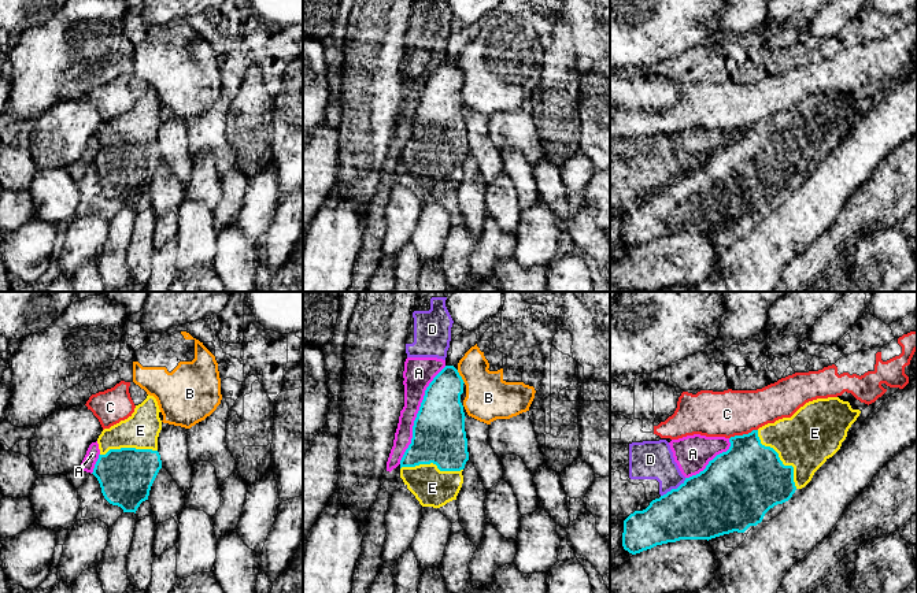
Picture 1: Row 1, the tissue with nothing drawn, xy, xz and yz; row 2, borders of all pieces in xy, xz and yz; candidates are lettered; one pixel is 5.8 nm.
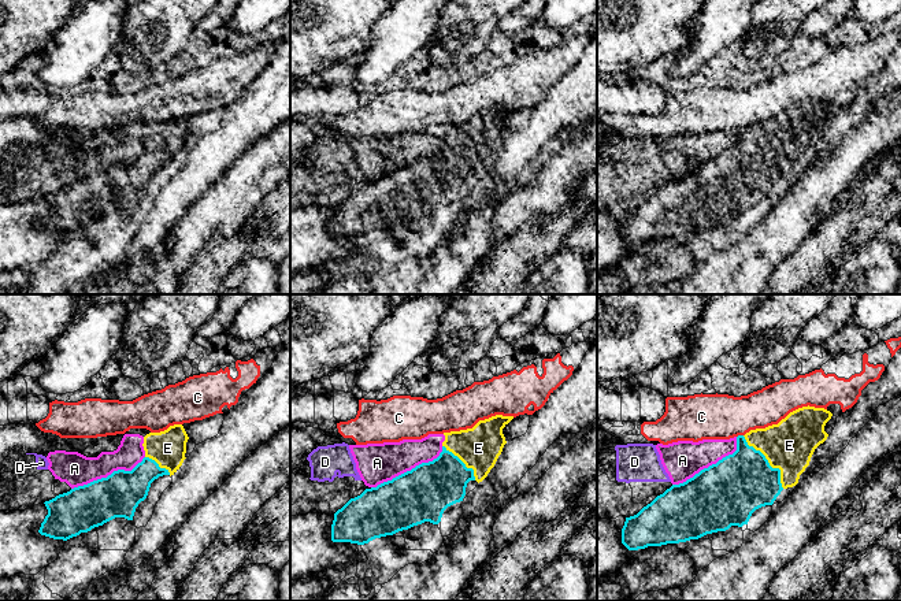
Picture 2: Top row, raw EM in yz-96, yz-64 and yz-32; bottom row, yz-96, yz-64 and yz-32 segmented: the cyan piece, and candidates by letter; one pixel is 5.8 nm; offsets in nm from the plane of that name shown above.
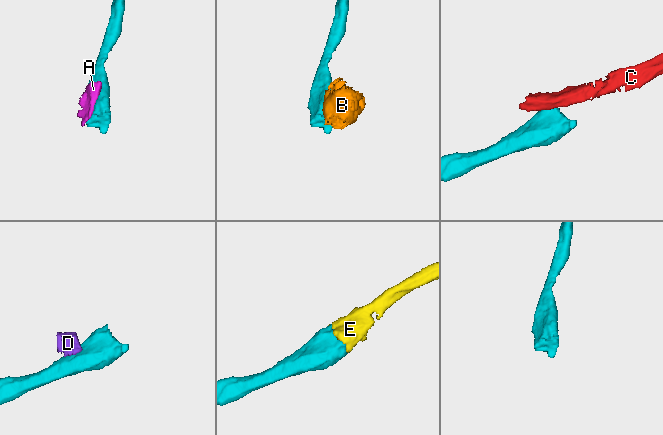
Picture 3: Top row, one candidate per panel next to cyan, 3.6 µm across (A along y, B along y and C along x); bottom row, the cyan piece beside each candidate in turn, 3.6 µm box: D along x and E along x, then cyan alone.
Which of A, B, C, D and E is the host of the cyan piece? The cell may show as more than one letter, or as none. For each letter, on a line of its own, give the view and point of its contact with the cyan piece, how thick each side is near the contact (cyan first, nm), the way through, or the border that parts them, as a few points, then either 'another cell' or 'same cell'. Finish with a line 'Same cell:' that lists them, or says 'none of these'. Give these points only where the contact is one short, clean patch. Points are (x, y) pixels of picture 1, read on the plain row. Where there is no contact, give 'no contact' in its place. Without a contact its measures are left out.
A: xz (417, 108) | 320/180 nm | another cell
B: xz (461, 70) | 260/280 nm | another cell
C: yz (743, 128) | 400/280 nm | along yz (757, 122), (735, 128), (729, 132) | another cell
D: yz (673, 182) | 380/220 nm | along yz (686, 171), (676, 181), (661, 189) | another cell
E: yz (779, 152) | 420/320 nm | same cell
Same cell: E

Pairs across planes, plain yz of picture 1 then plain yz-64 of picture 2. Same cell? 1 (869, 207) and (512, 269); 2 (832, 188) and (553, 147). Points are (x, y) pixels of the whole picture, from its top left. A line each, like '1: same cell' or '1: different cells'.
1: same cell
2: same cell

